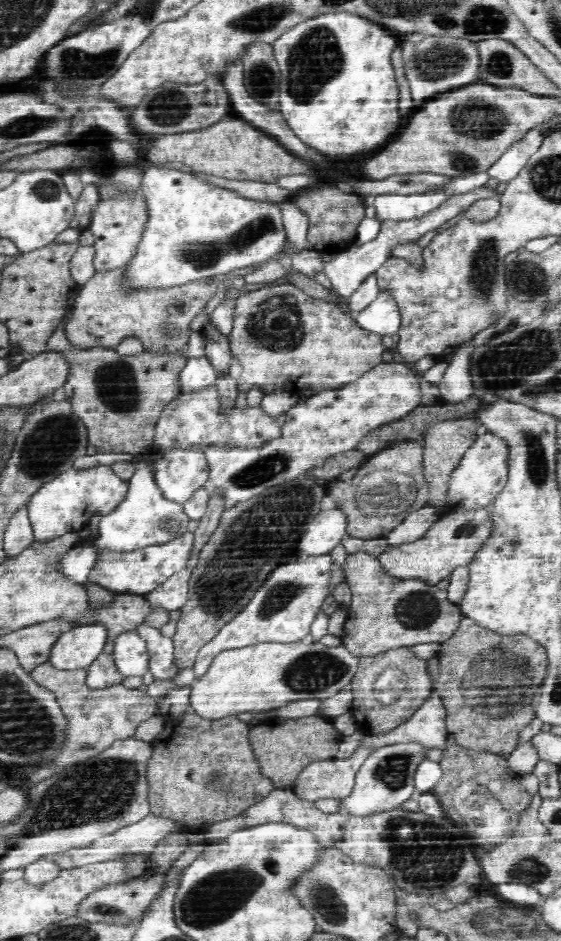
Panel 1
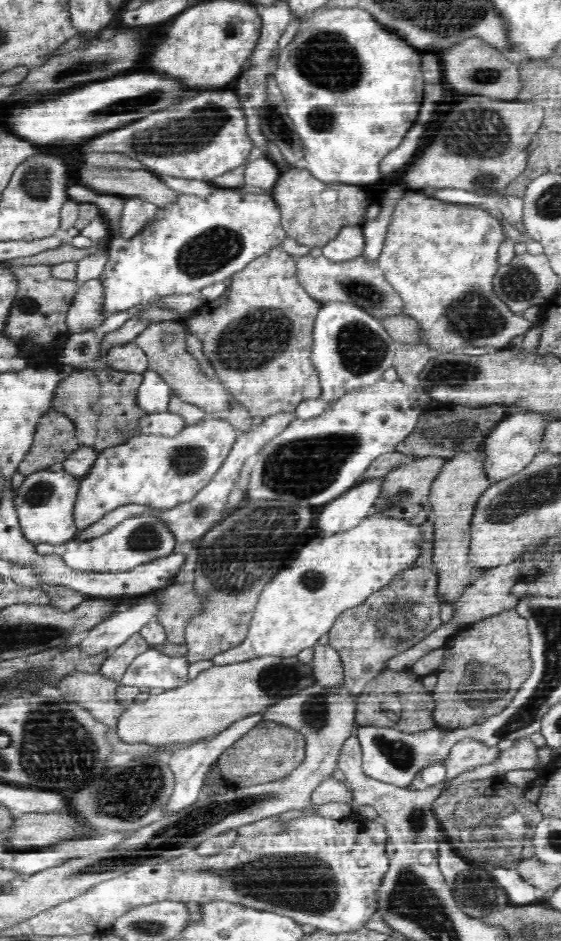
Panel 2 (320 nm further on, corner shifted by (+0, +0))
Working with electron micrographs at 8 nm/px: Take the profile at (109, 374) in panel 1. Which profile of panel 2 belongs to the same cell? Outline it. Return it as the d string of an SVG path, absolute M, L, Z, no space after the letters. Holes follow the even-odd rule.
M111 367L74 371L56 388L50 410L64 413L73 421L75 436L82 446L101 451L127 443L140 433L141 419L147 415L138 406L137 390L143 376L144 373L118 371Z

